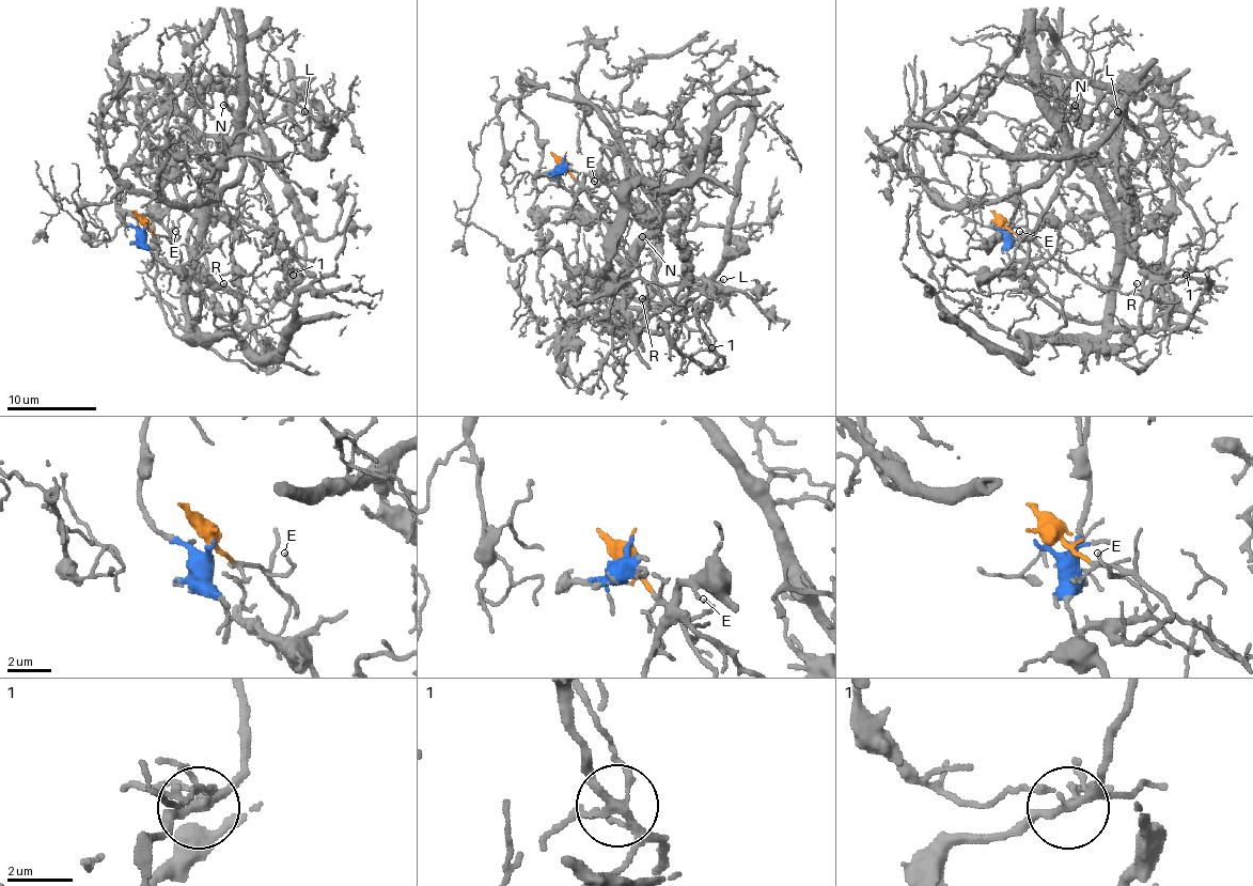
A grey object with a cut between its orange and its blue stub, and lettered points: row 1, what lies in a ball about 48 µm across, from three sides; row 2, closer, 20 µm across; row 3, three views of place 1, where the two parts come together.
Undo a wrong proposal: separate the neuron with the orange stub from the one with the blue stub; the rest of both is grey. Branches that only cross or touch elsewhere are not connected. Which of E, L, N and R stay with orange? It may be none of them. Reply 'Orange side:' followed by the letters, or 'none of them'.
Orange side: E, L, N, R

